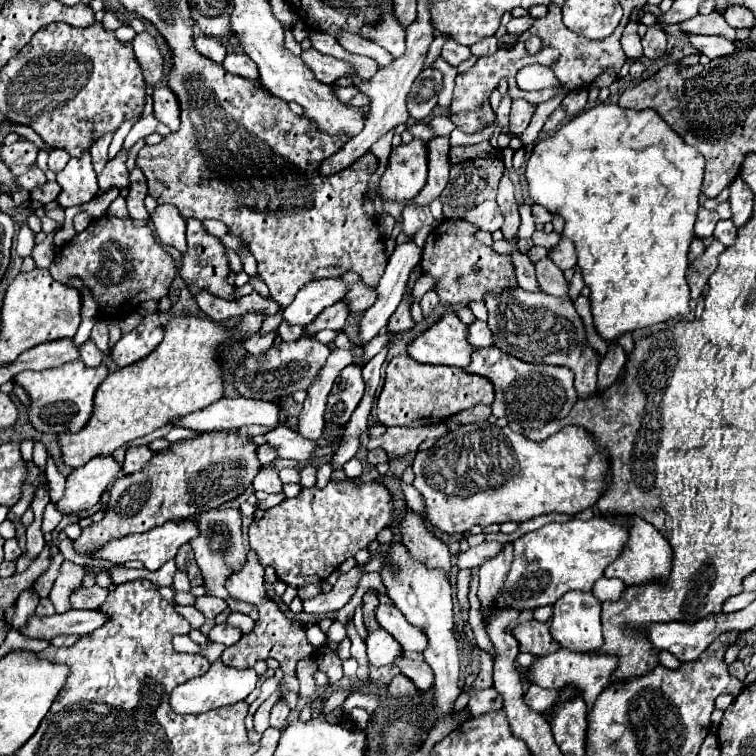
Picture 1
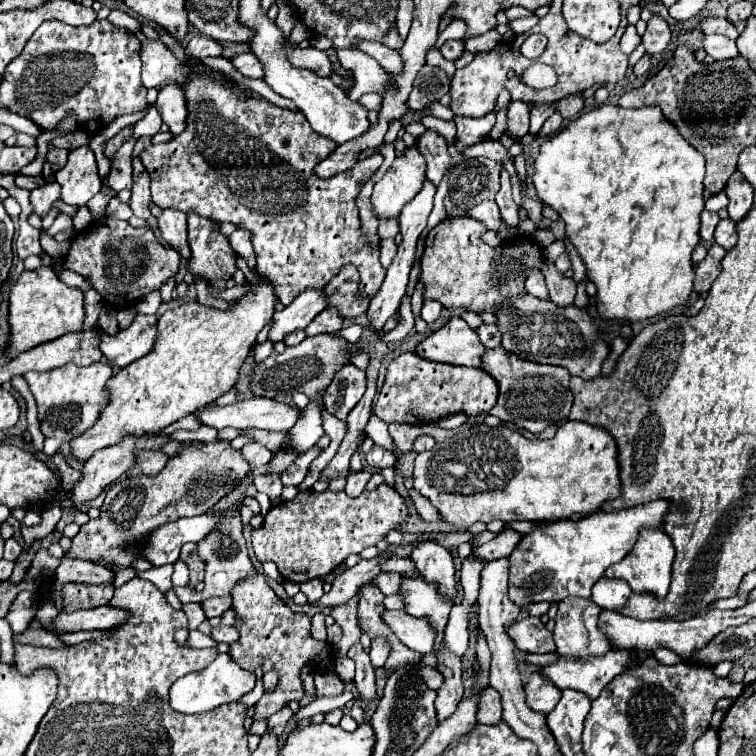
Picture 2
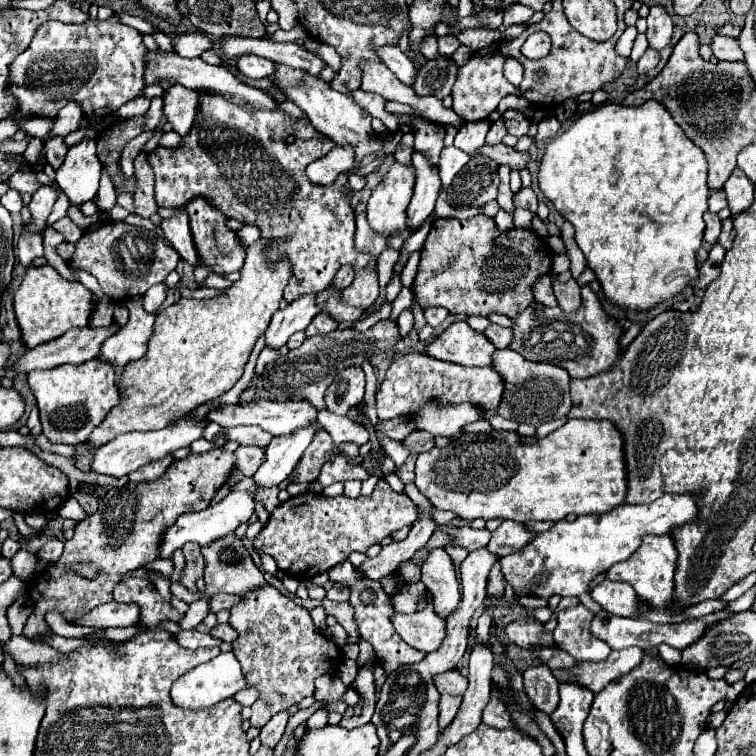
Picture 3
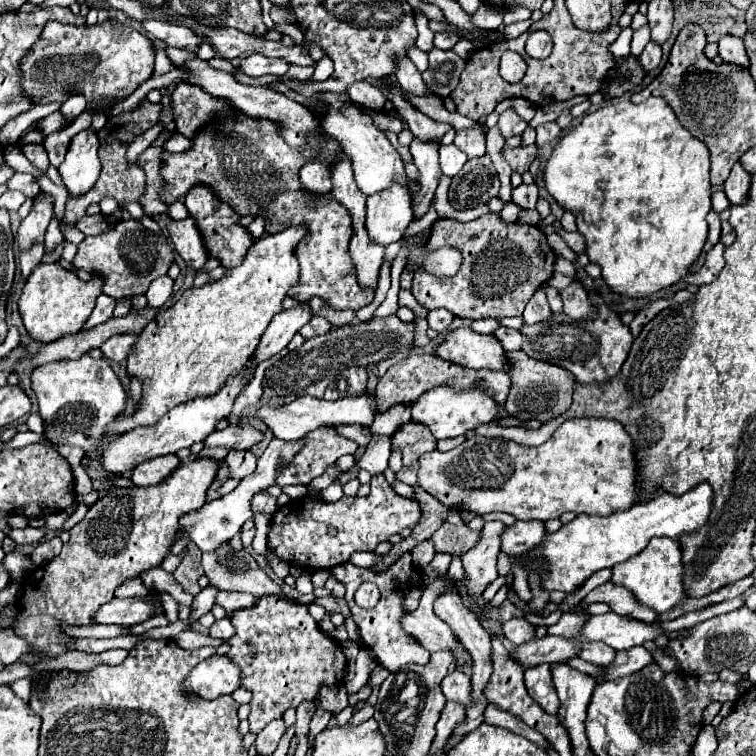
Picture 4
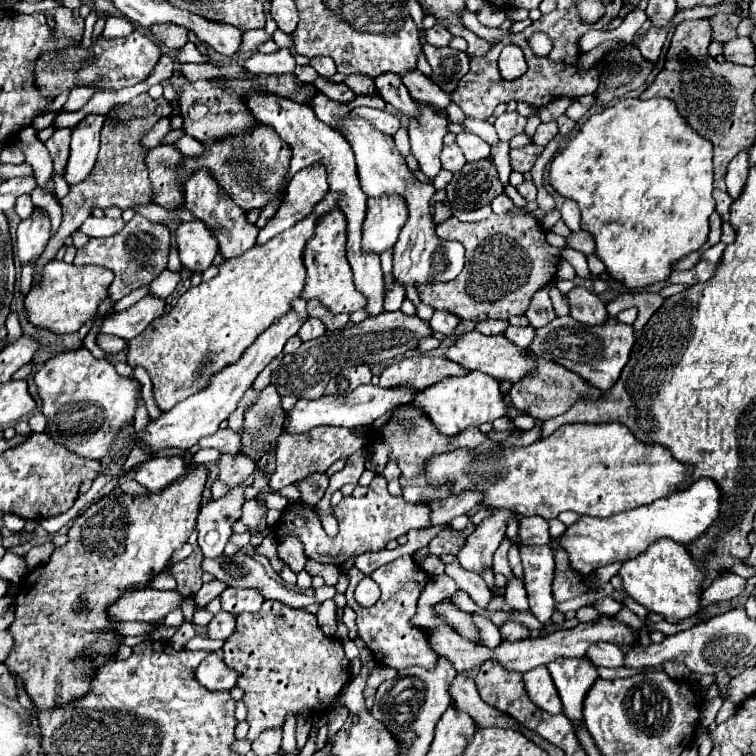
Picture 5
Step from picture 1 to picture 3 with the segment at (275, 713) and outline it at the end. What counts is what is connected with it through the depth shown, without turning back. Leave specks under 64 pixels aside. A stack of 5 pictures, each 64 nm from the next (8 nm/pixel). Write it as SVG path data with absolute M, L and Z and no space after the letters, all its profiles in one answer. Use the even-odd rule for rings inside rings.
M282 710L280 714L272 716L272 718L268 720L268 724L266 724L266 726L262 728L262 732L260 732L260 740L262 740L262 744L268 744L268 746L276 746L276 744L278 744L278 740L282 738L284 730L286 730L288 718L290 718L288 710Z

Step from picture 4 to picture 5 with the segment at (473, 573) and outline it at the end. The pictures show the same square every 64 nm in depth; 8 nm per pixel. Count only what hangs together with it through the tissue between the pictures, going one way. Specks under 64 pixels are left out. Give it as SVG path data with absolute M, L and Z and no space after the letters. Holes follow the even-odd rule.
M494 510L494 516L478 524L476 532L468 536L466 546L458 554L458 562L464 570L482 574L492 568L492 556L504 540L506 520L510 516L516 518L516 514L508 514L508 510Z

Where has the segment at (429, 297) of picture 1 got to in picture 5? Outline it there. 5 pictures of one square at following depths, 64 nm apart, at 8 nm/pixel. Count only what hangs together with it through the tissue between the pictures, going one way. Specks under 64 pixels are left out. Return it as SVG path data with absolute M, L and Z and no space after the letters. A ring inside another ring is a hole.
M436 310L436 312L432 314L432 318L428 320L430 328L432 328L434 332L442 332L442 334L454 332L454 328L458 326L458 322L460 322L460 320L458 320L454 314L448 314L448 312L444 312L444 310Z

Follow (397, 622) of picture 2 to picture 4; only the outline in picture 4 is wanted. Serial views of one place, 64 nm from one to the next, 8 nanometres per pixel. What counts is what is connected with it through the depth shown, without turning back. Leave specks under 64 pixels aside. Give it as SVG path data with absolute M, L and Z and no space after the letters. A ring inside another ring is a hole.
M428 582L420 598L418 610L412 614L404 614L400 618L400 624L402 624L402 630L428 652L454 648L460 658L460 666L462 666L468 660L468 652L458 642L458 638L452 634L450 626L442 622L432 610L432 604L436 600L436 594L440 594L440 590L444 590L444 582Z

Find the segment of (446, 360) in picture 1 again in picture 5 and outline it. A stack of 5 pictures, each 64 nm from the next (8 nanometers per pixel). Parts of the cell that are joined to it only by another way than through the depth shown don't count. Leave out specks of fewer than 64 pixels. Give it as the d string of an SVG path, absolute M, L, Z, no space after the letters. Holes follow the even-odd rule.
M476 330L464 332L462 336L458 336L456 342L446 350L444 356L452 362L458 362L466 370L480 370L484 374L492 374L498 380L508 378L512 382L518 382L524 374L528 374L528 370L534 368L534 360L530 358L530 354L526 350L516 350L516 346L512 346L512 342L508 342L502 334L500 336L484 336Z

